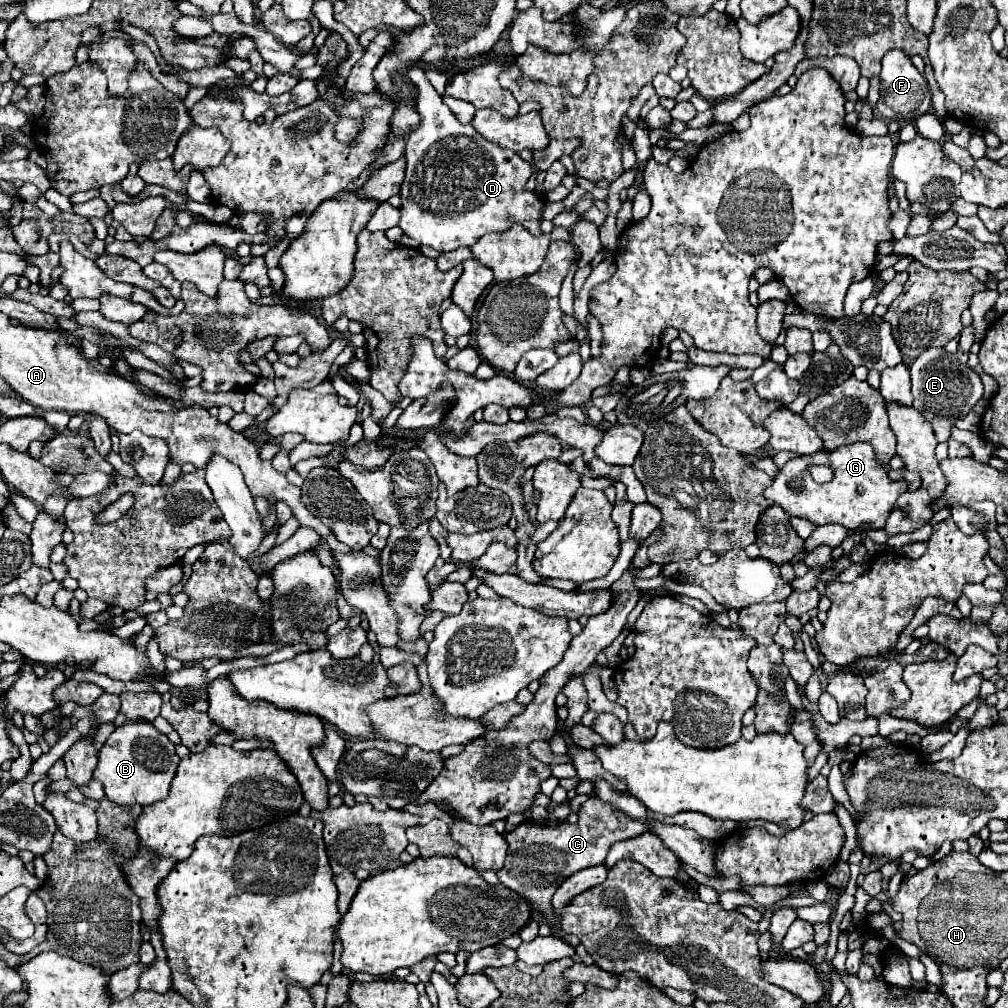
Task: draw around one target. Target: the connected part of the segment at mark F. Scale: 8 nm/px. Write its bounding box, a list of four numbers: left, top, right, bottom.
[876,50,932,122]

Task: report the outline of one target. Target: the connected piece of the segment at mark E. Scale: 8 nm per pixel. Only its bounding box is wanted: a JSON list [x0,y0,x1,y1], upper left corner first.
[910,348,982,442]

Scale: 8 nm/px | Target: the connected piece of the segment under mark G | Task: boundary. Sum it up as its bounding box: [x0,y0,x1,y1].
[764,444,906,530]

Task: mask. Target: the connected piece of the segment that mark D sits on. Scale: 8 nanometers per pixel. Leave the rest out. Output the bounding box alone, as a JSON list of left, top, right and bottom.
[398,66,544,252]

